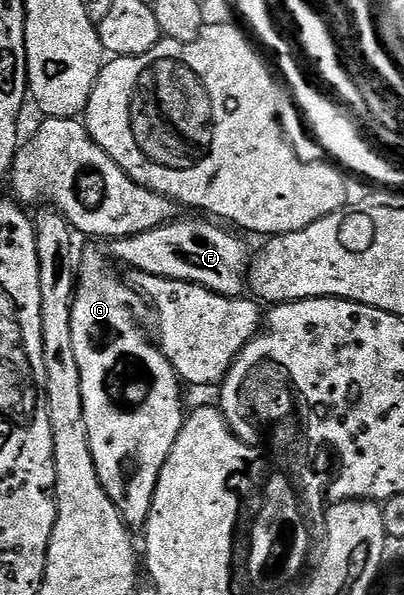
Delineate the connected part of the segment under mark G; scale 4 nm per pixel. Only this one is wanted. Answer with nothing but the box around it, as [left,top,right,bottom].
[71,252,185,529]

